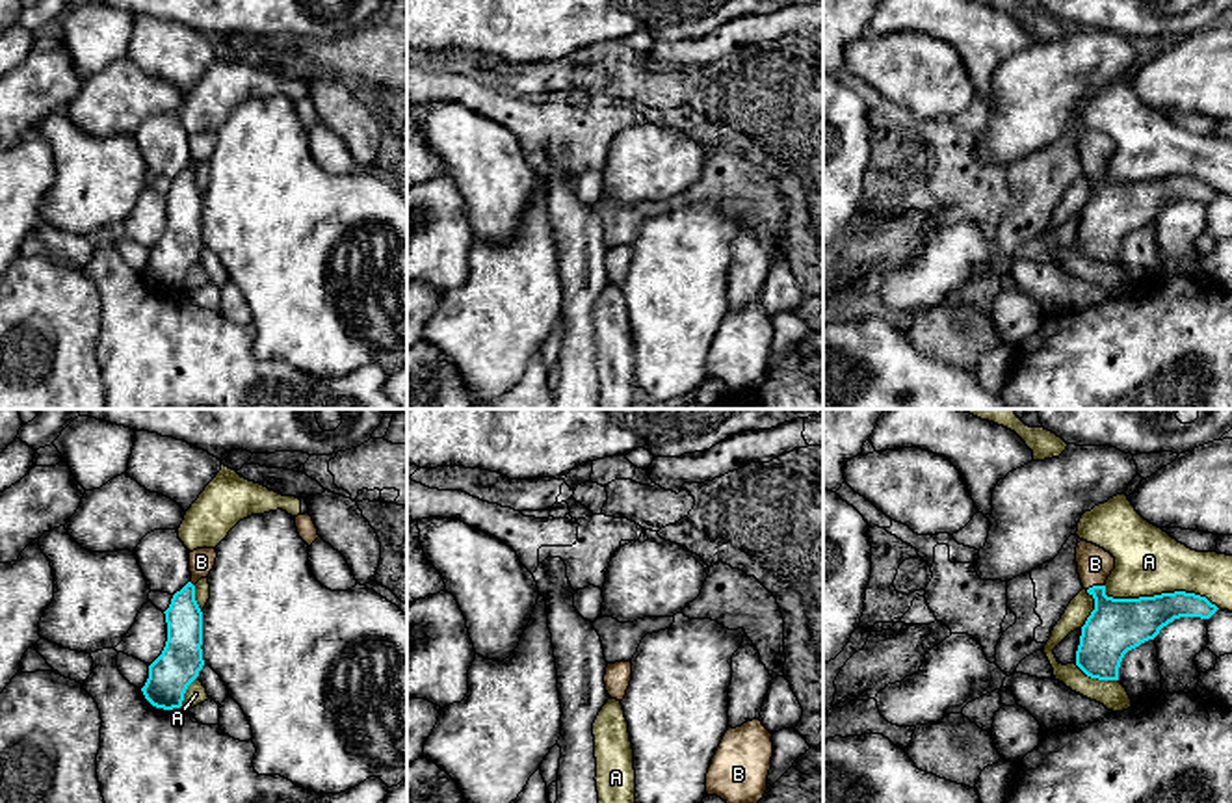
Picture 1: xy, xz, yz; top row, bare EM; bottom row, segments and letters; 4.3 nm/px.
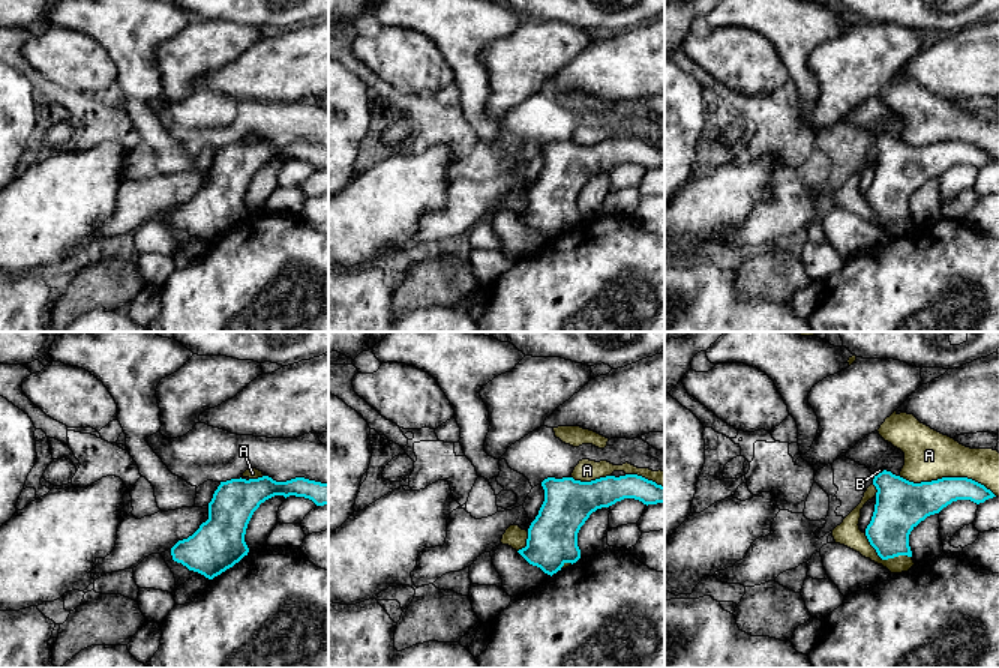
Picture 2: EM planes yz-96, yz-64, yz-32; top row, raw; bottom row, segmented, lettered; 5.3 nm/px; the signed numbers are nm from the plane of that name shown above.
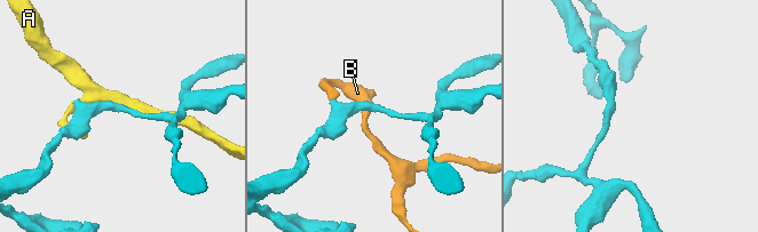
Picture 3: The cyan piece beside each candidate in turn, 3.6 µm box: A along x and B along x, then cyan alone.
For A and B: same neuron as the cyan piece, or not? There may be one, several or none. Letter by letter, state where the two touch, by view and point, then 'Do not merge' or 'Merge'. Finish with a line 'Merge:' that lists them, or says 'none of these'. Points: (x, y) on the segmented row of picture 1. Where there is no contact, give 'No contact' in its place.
A: Touches cyan at yz (1160, 595). Do not merge
B: Touches cyan at yz (1095, 586). Merge
Merge: B

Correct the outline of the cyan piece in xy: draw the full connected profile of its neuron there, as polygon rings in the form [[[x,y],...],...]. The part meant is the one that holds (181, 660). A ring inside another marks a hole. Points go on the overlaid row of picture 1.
[[[188,582],[164,612],[167,641],[162,654],[149,665],[141,688],[145,699],[164,710],[180,708],[188,686],[199,677],[203,660],[203,612],[195,600],[195,586]]]

